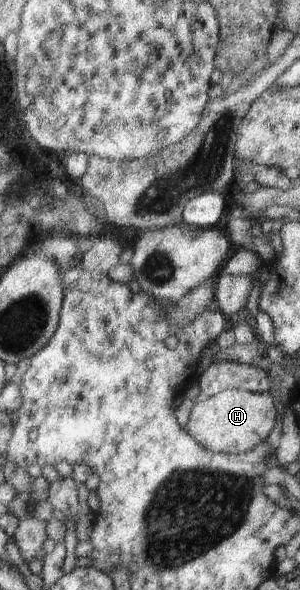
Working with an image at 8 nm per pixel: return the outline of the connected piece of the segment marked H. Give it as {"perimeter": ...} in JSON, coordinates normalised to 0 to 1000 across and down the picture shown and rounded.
{"perimeter":[[[767,659],[633,690],[623,731],[680,759],[717,768],[820,769],[863,758],[910,734],[923,720],[923,686],[897,668],[853,668],[830,661]]]}

